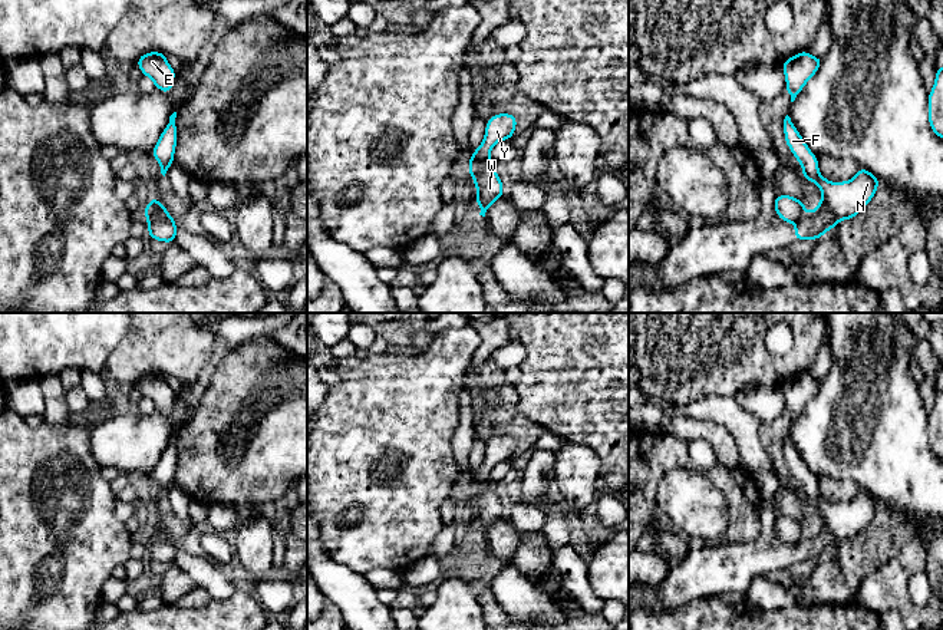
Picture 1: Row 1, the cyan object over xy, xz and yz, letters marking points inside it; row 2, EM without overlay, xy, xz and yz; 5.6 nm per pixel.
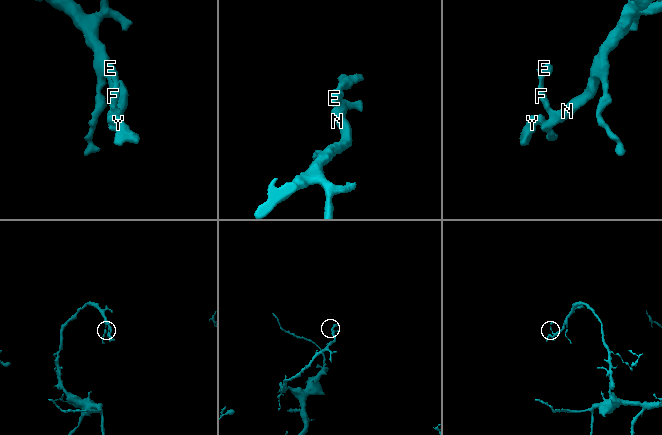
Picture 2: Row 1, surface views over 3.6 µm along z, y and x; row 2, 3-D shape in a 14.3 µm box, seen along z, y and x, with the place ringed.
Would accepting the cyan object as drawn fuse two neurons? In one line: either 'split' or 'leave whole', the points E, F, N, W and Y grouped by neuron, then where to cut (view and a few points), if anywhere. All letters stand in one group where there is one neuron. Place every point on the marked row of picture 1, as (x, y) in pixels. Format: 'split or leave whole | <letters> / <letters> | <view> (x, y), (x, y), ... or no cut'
split | E F N W / Y | xy (170, 215), (147, 218)

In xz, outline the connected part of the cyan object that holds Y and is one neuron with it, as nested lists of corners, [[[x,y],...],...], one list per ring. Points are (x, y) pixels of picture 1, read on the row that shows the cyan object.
[[[497,113],[487,121],[482,144],[469,155],[471,162],[489,162],[491,149],[504,139],[510,139],[517,128],[517,118],[511,113]]]

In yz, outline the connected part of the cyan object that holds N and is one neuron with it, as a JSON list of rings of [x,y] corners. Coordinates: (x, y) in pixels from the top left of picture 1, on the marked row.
[[[791,118],[784,119],[785,142],[802,165],[802,177],[820,187],[822,199],[812,212],[795,221],[797,241],[818,240],[837,227],[841,220],[853,220],[873,199],[881,182],[865,168],[860,168],[851,181],[830,182],[818,171],[818,158],[810,151]]]

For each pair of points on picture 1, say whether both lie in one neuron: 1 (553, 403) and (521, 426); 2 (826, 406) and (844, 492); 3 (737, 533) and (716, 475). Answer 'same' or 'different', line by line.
1: different
2: different
3: same

